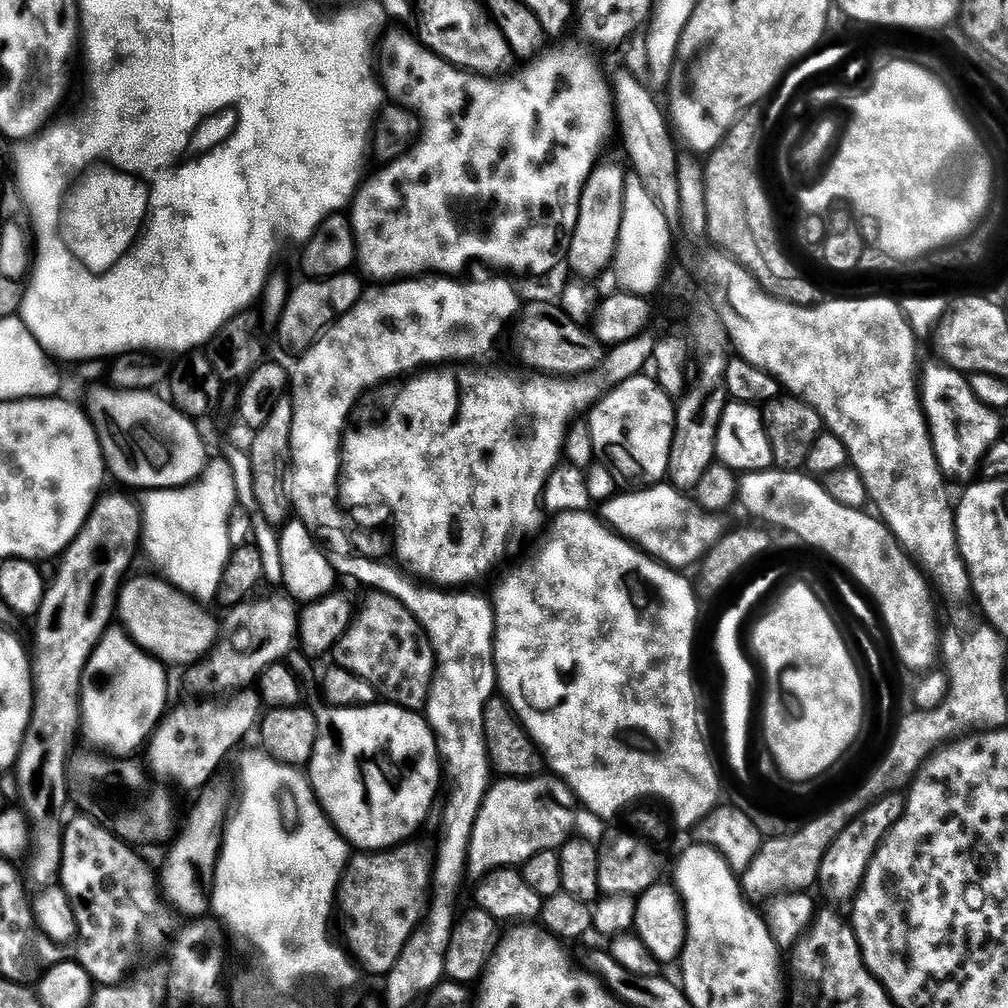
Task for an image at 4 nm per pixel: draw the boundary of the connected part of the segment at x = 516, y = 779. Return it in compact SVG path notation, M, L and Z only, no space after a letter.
M540 775L509 776L489 784L469 840L468 864L472 868L520 866L539 852L559 849L573 835L578 815L576 797L555 775Z

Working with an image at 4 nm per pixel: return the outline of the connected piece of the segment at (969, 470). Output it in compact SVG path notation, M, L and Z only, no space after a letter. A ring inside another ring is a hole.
M935 363L930 365L925 372L923 369L922 372L922 407L928 418L928 430L932 433L932 445L940 463L940 470L945 477L952 479L953 476L956 480L968 482L975 477L972 476L975 472L981 471L985 456L988 455L997 440L1001 439L1000 420L996 417L999 415L997 409L988 407L975 396L974 390L969 384L969 377L965 373L955 372L941 363Z

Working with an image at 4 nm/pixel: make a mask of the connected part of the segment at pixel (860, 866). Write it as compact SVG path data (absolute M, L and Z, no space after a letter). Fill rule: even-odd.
M887 794L877 799L862 816L841 830L836 841L826 850L820 860L818 877L820 876L820 888L830 903L848 906L855 900L866 870L879 850L880 843L884 841L884 835L897 824L904 812L905 797L898 795L900 794Z

